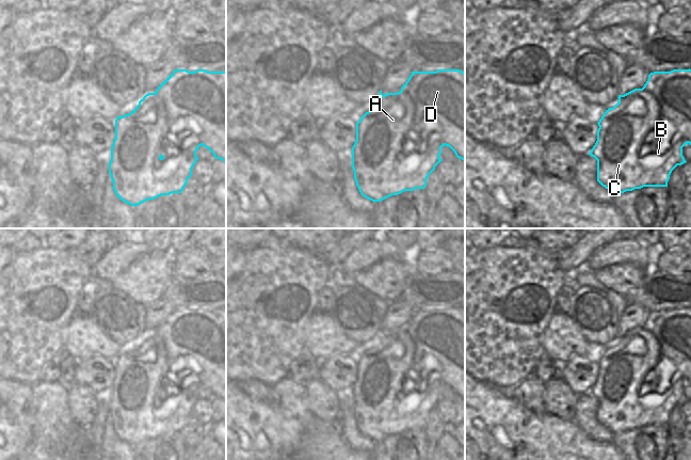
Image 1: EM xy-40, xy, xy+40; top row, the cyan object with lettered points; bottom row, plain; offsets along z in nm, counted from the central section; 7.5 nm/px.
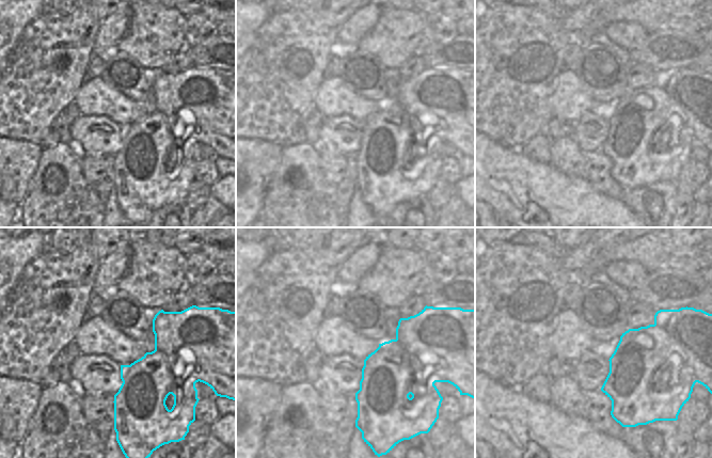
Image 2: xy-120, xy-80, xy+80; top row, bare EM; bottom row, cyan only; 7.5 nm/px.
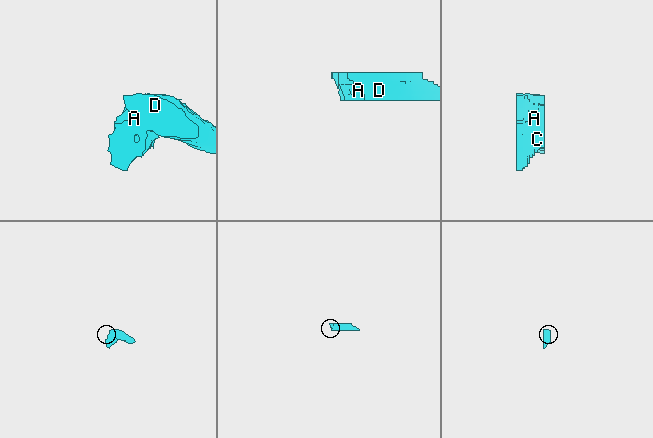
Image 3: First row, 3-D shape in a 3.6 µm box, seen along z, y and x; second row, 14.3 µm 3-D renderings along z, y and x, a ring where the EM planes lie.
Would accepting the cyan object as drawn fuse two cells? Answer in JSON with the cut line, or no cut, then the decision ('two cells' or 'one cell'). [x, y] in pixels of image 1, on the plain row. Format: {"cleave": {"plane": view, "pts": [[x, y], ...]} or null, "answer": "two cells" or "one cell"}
{"cleave": {"plane": "xy", "pts": [[401, 329], [415, 344], [405, 387], [432, 370], [445, 383]]}, "answer": "two cells"}

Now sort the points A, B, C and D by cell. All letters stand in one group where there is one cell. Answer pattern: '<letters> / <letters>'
A B C / D

